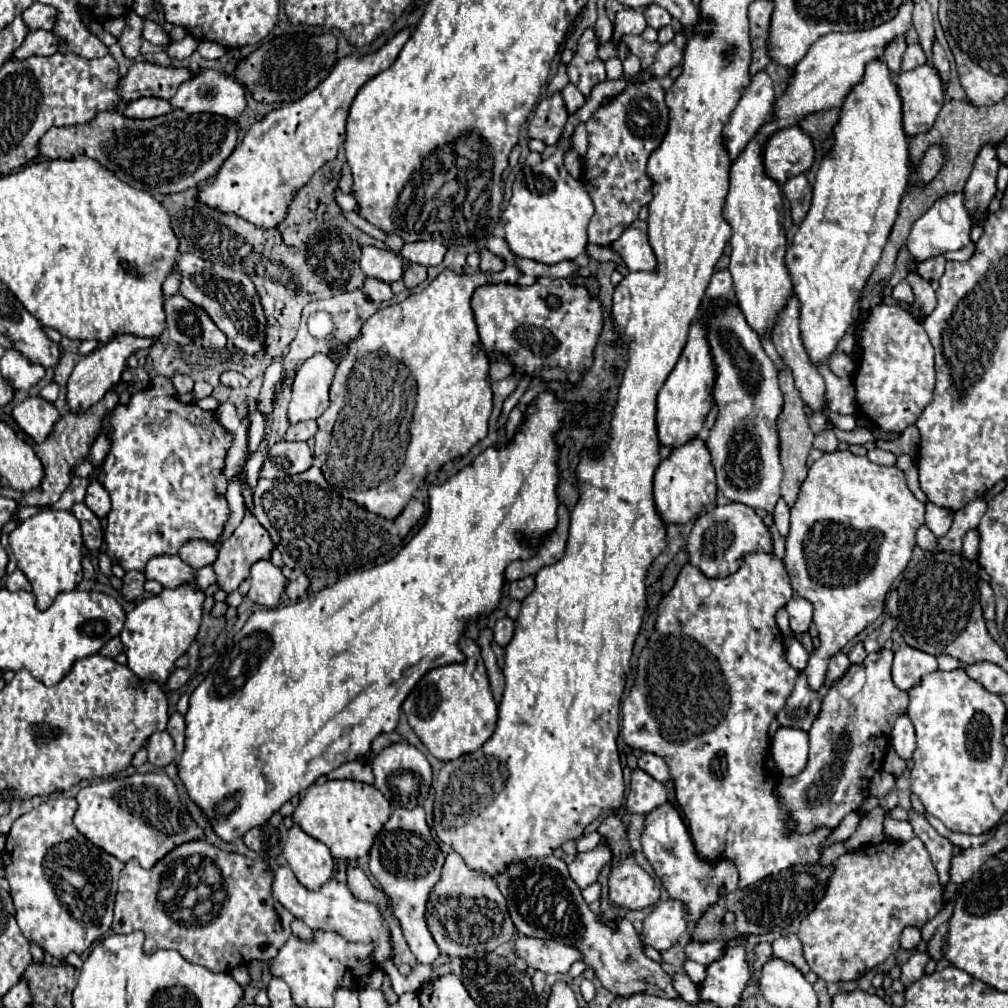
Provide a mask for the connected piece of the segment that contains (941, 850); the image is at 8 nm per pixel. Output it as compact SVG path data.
M911 811L909 815L909 823L913 825L913 831L915 835L925 843L931 859L933 859L933 865L939 873L939 883L941 883L941 891L945 891L947 883L949 883L949 869L951 869L951 857L953 857L953 843L939 835L923 815L919 815L917 811Z

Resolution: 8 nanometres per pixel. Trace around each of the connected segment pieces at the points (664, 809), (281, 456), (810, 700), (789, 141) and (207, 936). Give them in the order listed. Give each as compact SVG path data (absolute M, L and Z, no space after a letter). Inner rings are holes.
M665 803L647 815L641 843L643 843L643 853L645 853L647 861L651 863L657 877L663 881L663 887L669 891L671 899L677 899L685 905L687 925L691 929L697 925L697 921L705 913L705 909L719 899L721 885L728 892L738 889L739 876L734 863L728 862L729 860L726 859L715 864L712 864L711 861L705 861L695 851L695 845L689 837L687 825L683 823L679 811L671 803Z
M277 441L269 447L259 477L279 479L295 473L303 473L313 465L313 455L303 441Z
M805 673L799 675L793 693L789 695L785 707L779 711L777 721L781 727L793 727L793 729L803 729L809 731L811 723L819 715L819 705L821 697L819 693L811 691L809 685L805 683Z
M793 125L773 133L767 139L763 159L767 175L783 185L789 177L809 171L815 159L815 147L803 129L799 125Z
M187 841L171 849L151 869L143 869L139 861L125 863L115 899L113 931L127 935L135 929L145 933L143 951L147 955L157 949L175 949L215 973L227 973L237 965L247 965L253 959L273 959L283 943L291 937L291 921L295 919L279 901L271 895L273 871L263 859L251 859L239 853L227 853L205 841Z

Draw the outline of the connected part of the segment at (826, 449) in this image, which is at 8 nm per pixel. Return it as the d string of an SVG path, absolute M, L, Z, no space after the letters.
M829 429L817 433L817 435L815 435L815 441L813 441L813 447L815 447L815 449L821 449L823 453L833 453L833 451L837 451L837 445L839 445L839 441L837 441L835 433L829 431Z

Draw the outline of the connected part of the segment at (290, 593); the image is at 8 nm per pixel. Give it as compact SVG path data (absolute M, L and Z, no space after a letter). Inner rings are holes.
M299 575L297 579L293 579L293 581L289 581L289 585L287 585L287 597L291 599L291 601L297 601L305 591L307 591L307 587L309 587L309 583L311 583L311 579L307 577L307 575Z

